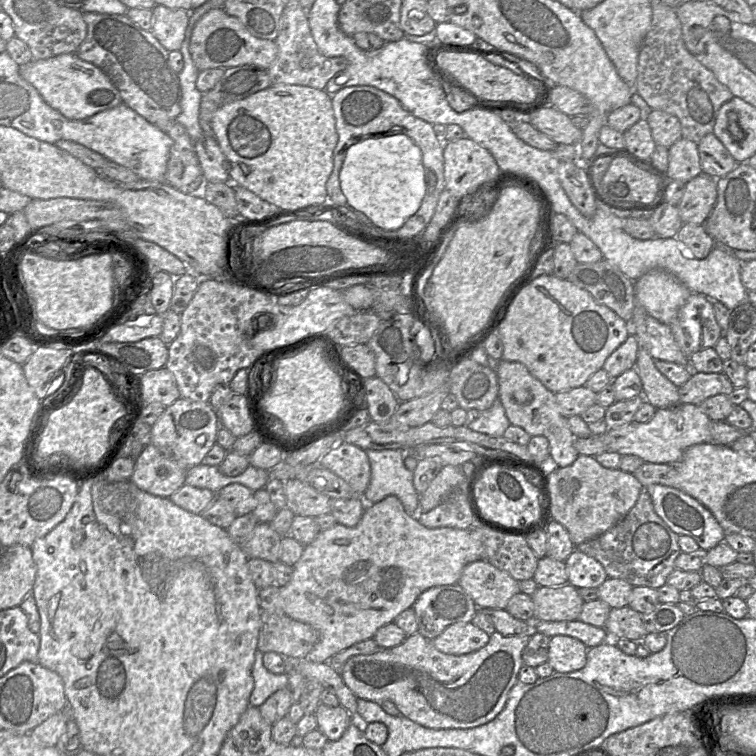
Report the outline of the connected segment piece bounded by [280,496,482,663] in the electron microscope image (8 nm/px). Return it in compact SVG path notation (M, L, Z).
M388 496L375 504L367 504L359 523L354 527L347 527L337 523L335 526L321 530L317 537L305 545L302 556L293 566L292 577L283 587L280 587L283 612L290 618L309 624L318 630L320 640L307 654L306 659L313 663L325 663L337 653L348 647L374 637L382 626L394 622L395 618L404 610L412 608L418 597L427 589L435 586L458 584L464 567L474 561L482 559L482 544L476 539L473 527L457 529L451 527L427 528L423 526L417 516L408 514L401 501L396 496Z

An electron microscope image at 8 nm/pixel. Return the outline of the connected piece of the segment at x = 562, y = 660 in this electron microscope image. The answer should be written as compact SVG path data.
M556 635L550 637L547 662L555 672L573 672L586 665L588 649L576 638Z

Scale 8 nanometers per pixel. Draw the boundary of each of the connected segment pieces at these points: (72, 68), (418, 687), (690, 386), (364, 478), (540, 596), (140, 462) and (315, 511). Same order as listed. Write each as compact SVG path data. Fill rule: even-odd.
M75 53L33 60L19 65L21 77L30 83L43 100L70 120L82 120L123 103L120 92L110 78L94 64L80 59Z
M495 631L489 642L477 651L452 655L437 650L432 640L415 633L398 646L377 649L368 655L349 658L340 676L349 690L360 699L375 702L391 701L400 714L409 720L432 729L473 728L493 720L504 708L511 688L518 680L518 674L524 665L522 652L529 636L504 636Z
M693 372L690 379L679 388L679 404L699 406L706 399L716 395L729 396L735 388L723 373Z
M338 443L318 464L343 479L358 495L363 495L371 479L371 466L365 450L349 443Z
M569 583L538 586L531 599L534 604L534 619L549 622L577 620L584 604L578 589Z
M150 443L136 459L130 479L150 494L169 498L185 484L186 471Z
M300 479L285 481L286 507L295 515L317 518L331 513L331 498Z

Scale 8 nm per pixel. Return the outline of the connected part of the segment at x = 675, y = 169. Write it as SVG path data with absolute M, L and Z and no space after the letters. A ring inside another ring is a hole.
M681 137L668 148L666 177L687 183L702 173L698 144Z

